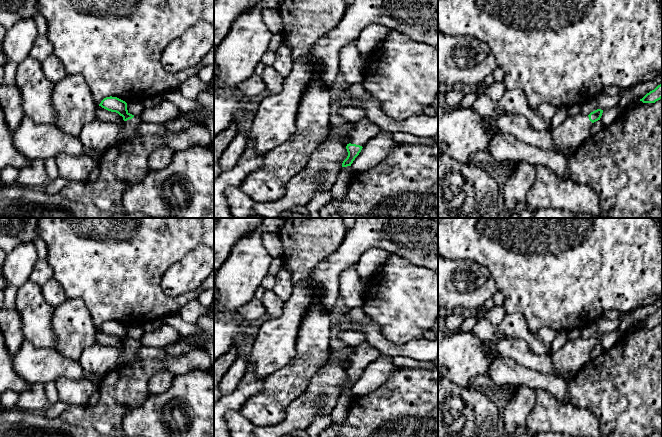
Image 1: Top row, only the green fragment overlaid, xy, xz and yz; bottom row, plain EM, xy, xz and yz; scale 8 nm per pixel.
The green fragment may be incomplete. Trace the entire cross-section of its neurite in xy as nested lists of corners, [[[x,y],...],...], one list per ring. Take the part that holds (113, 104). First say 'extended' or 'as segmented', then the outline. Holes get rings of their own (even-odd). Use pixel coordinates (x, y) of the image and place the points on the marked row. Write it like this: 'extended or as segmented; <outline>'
extended; [[[110,96],[104,98],[99,106],[108,111],[116,112],[123,117],[124,124],[118,134],[117,142],[122,142],[139,136],[138,129],[143,121],[140,116],[134,116],[128,112],[127,103],[125,101],[117,97]]]

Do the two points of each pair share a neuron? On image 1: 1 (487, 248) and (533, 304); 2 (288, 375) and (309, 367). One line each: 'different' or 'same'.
1: same
2: same

